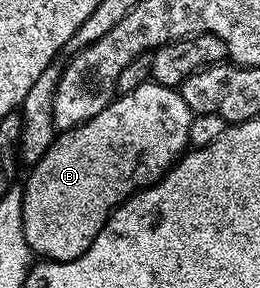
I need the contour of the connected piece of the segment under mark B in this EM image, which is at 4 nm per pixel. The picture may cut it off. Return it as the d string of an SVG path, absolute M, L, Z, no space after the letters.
M148 80L145 84L133 88L133 92L119 94L116 99L116 102L109 103L104 110L102 108L96 109L88 117L92 117L88 122L83 122L80 126L75 126L72 130L65 131L64 134L62 131L56 137L55 143L49 148L49 152L45 152L45 156L41 156L41 160L30 167L31 175L28 176L27 183L22 183L21 189L23 191L23 231L25 232L25 240L29 244L32 255L49 262L68 262L77 256L81 256L93 244L94 238L101 232L107 218L136 191L143 189L143 187L154 186L183 157L188 149L189 124L193 115L176 87L162 86Z

